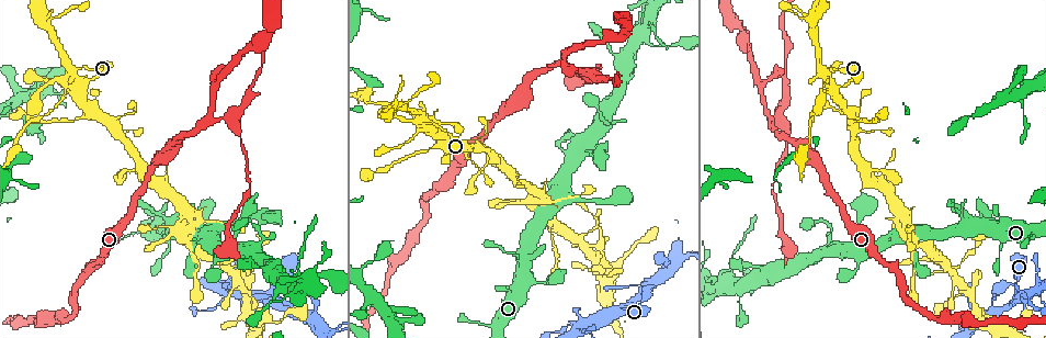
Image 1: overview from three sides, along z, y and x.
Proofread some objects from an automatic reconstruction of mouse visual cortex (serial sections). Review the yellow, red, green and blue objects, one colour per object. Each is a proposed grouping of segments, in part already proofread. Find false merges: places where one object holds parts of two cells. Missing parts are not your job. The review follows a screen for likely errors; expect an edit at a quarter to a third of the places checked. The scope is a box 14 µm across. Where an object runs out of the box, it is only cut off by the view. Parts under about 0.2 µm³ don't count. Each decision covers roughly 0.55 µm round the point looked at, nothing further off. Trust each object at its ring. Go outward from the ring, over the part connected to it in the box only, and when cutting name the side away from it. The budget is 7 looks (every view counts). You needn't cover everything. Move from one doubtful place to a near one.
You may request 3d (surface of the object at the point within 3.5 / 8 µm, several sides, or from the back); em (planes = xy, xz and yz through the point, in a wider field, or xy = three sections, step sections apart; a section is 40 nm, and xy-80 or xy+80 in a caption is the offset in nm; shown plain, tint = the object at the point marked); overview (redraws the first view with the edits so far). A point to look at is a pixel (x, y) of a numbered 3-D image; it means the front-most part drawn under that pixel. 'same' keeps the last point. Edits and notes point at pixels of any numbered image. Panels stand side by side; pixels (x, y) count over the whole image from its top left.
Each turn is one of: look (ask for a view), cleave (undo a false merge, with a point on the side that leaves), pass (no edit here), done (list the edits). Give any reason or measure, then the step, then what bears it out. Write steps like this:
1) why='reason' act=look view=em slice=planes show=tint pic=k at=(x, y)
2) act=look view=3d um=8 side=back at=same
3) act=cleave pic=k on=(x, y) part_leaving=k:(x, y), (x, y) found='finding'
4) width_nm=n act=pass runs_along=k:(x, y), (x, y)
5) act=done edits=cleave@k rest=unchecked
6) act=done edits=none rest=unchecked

why='abrupt turn' act=look view=3d um=3.5 pic=1 at=(331, 276)

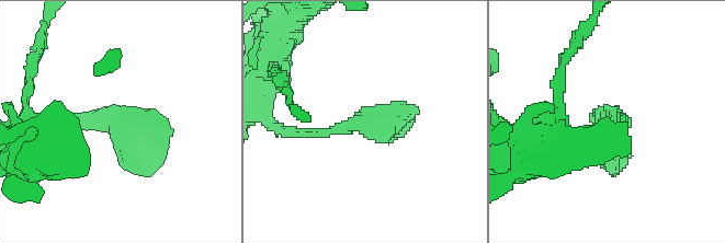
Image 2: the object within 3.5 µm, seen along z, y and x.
act=look view=em slice=xy step=5 show=tint pic=2 at=(359, 123)

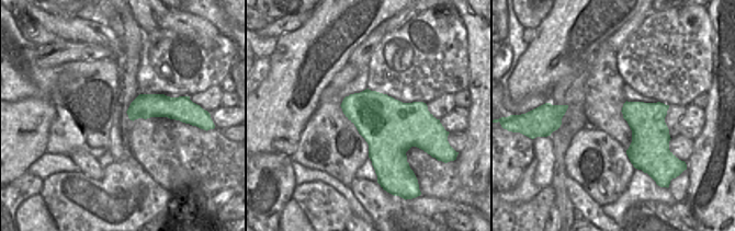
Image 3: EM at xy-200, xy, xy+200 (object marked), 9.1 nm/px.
act=pass runs_along=2:(45, 131), (112, 118), (156, 169) found='continuous, no second cell'

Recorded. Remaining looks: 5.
act=look view=3d um=3.5 pic=1 at=(621, 309)

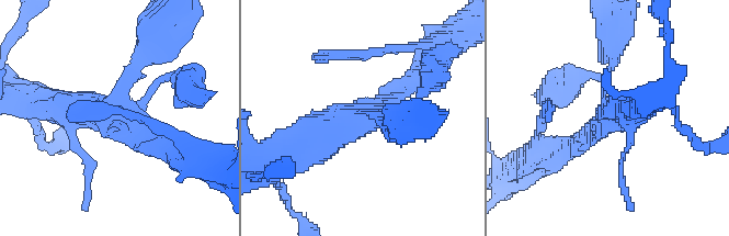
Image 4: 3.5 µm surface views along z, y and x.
why='need the tissue' act=look view=em slice=xy step=2 show=tint pic=4 at=(363, 115)

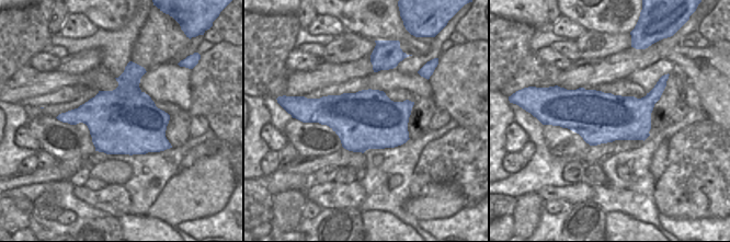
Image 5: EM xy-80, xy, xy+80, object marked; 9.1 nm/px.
act=pass runs_along=4:(613, 45), (611, 113), (571, 147) found='continuous, no second cell'

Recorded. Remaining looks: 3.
why='thick turns thin' act=look view=3d um=3.5 pic=1 at=(414, 115)

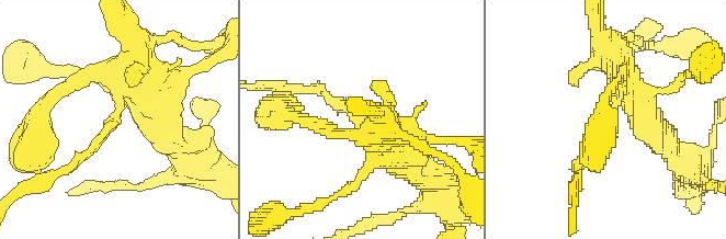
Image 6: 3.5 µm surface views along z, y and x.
act=cleave pic=6 on=(95, 141) part_leaving=6:(117, 117), (74, 164), (40, 185) found='a second cell is stuck on'

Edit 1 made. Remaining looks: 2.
act=done edits=cleave@6 rest=unchecked

